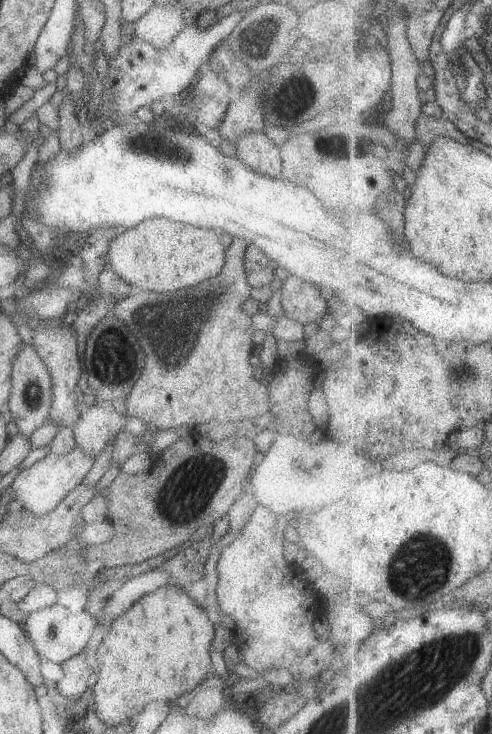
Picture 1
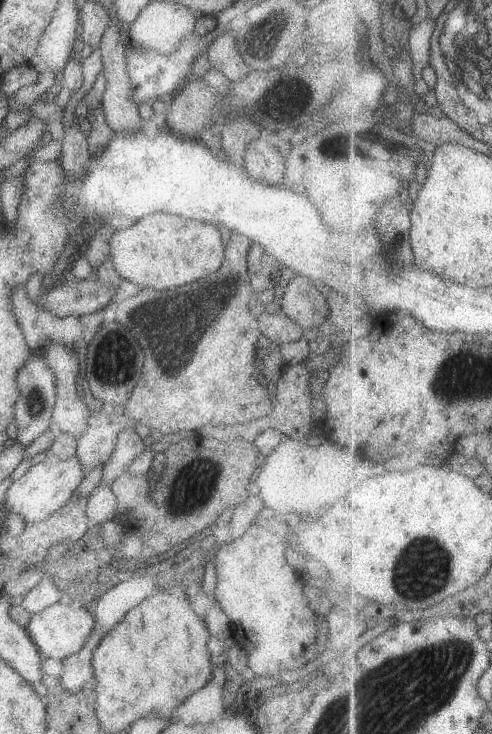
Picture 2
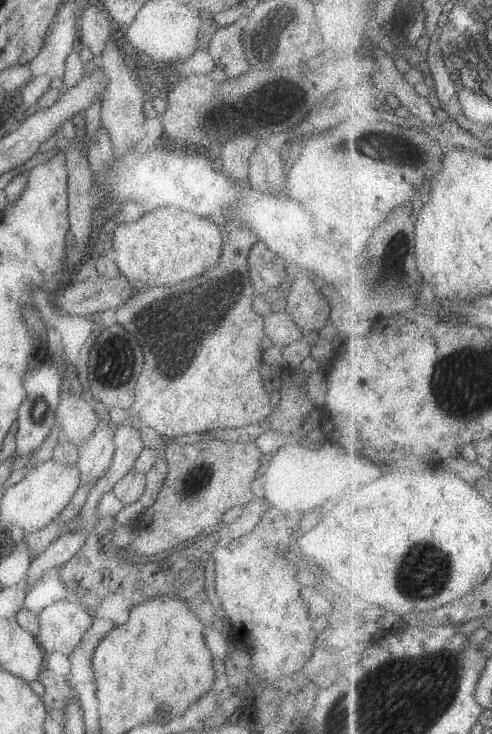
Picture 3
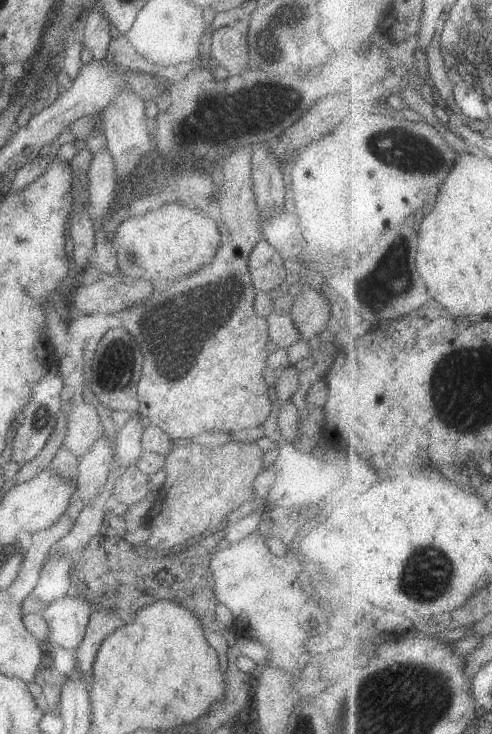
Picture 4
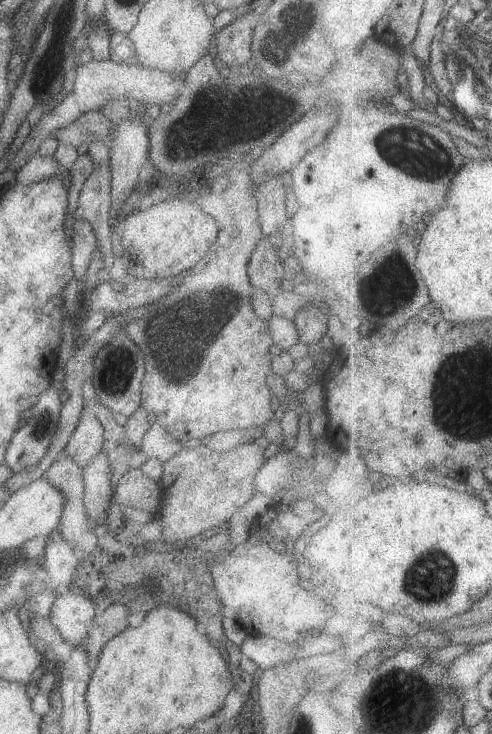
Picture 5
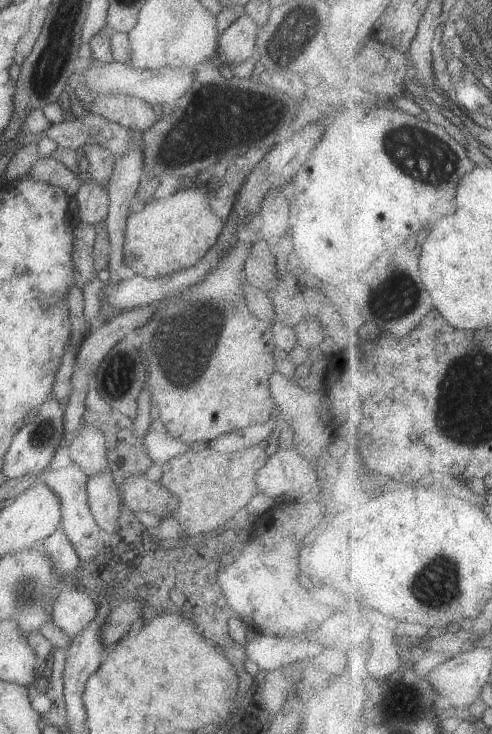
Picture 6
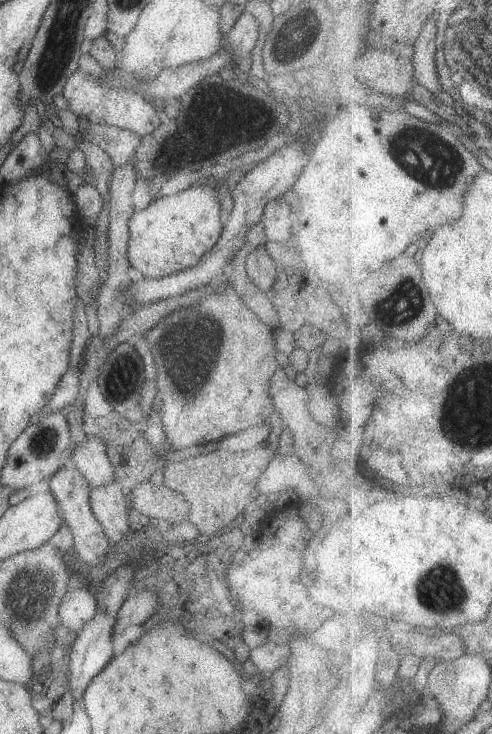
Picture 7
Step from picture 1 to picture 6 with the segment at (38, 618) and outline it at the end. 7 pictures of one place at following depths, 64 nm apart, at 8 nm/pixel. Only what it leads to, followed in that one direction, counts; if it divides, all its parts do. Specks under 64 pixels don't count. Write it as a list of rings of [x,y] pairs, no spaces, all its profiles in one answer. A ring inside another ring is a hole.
[[[67,590],[51,608],[52,623],[70,638],[79,634],[97,614],[96,601],[83,590]]]

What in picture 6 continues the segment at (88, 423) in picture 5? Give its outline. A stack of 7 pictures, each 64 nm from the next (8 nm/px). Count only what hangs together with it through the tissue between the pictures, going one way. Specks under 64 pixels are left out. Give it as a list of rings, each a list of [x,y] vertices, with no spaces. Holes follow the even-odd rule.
[[[83,423],[79,436],[73,440],[68,448],[68,457],[71,462],[78,464],[86,478],[95,476],[108,469],[107,449],[105,448],[104,434],[97,428]]]

